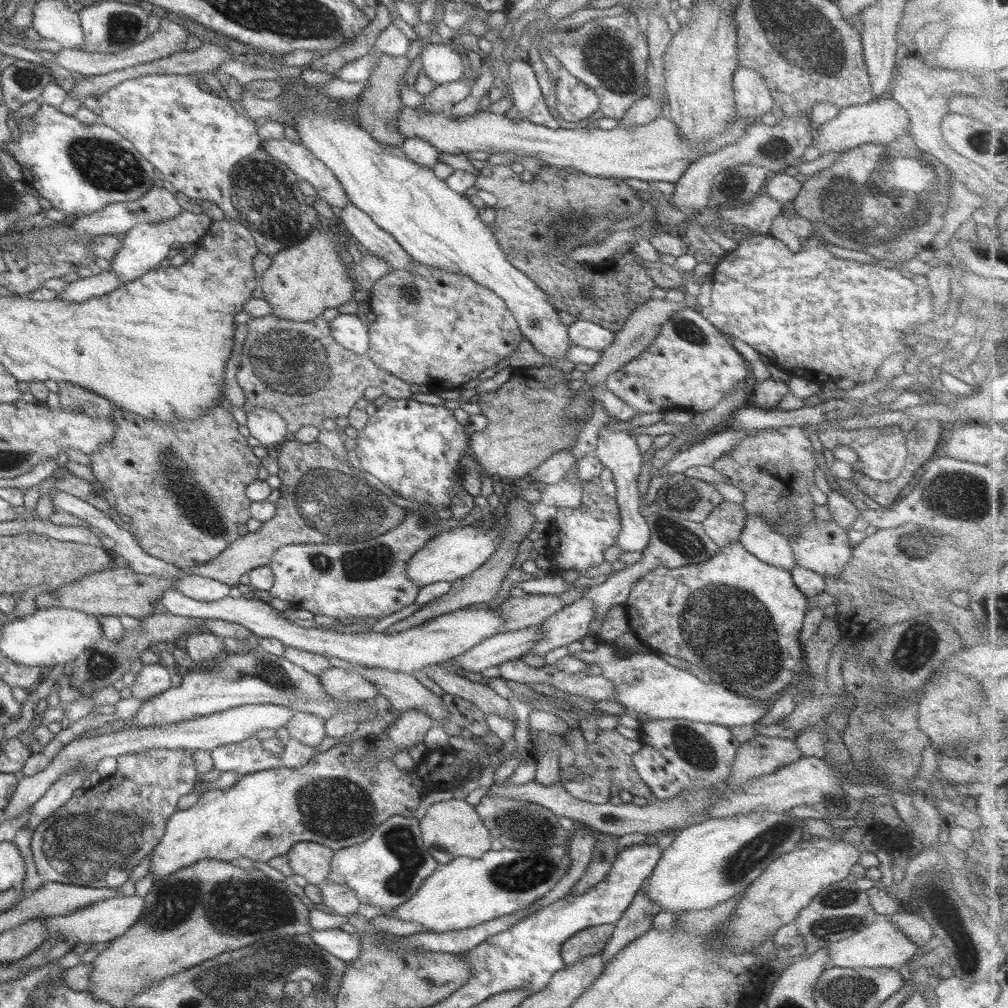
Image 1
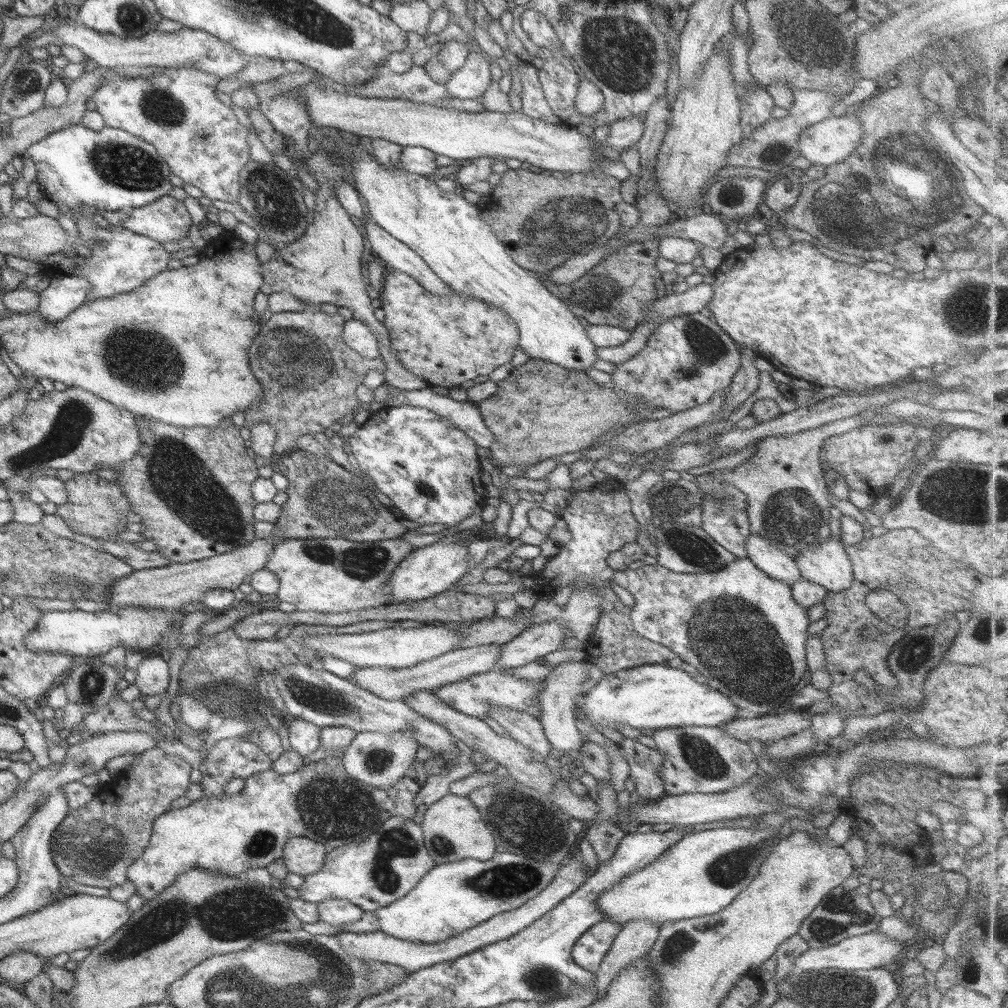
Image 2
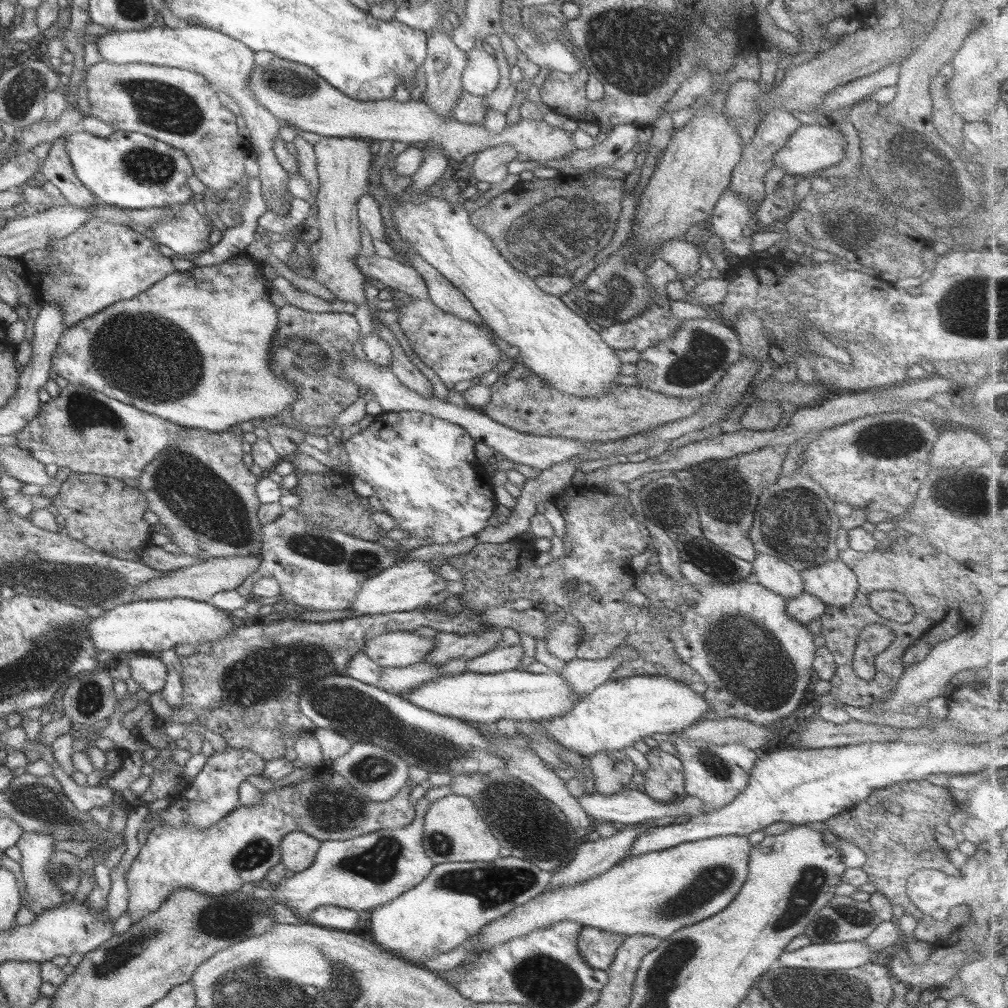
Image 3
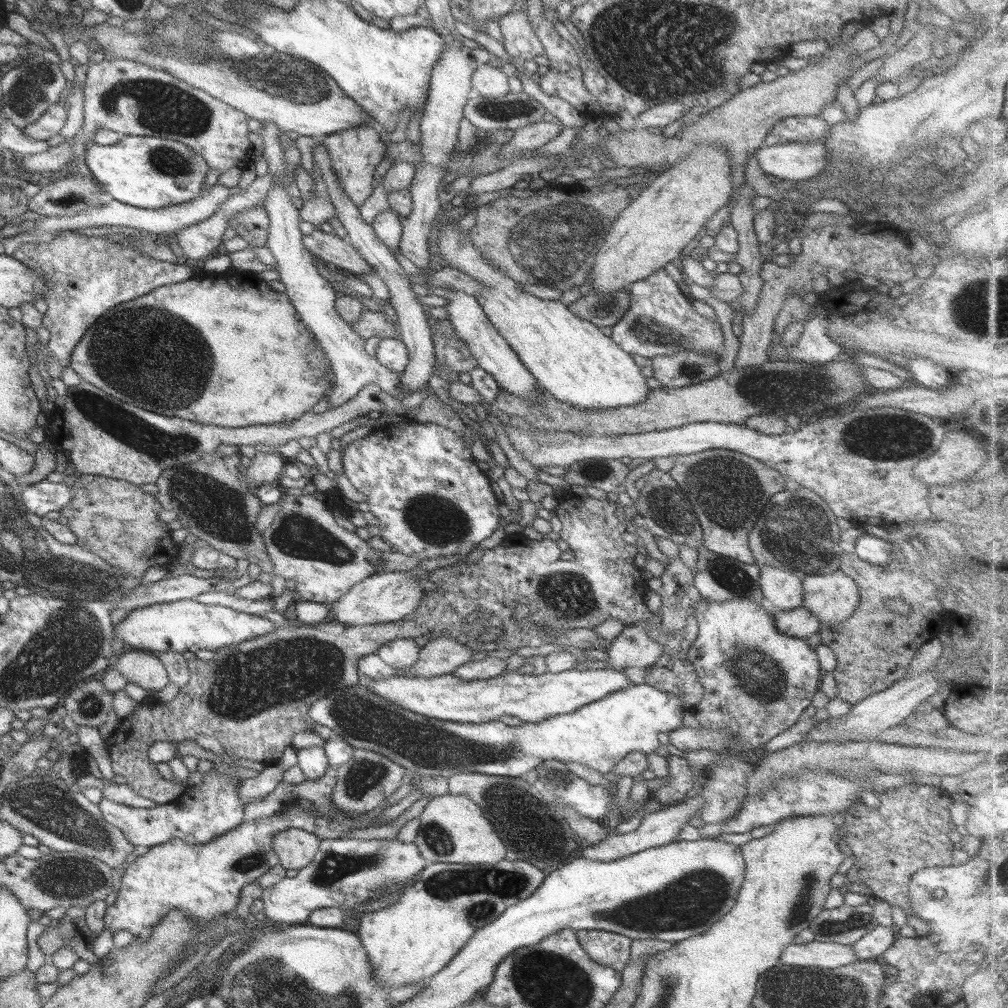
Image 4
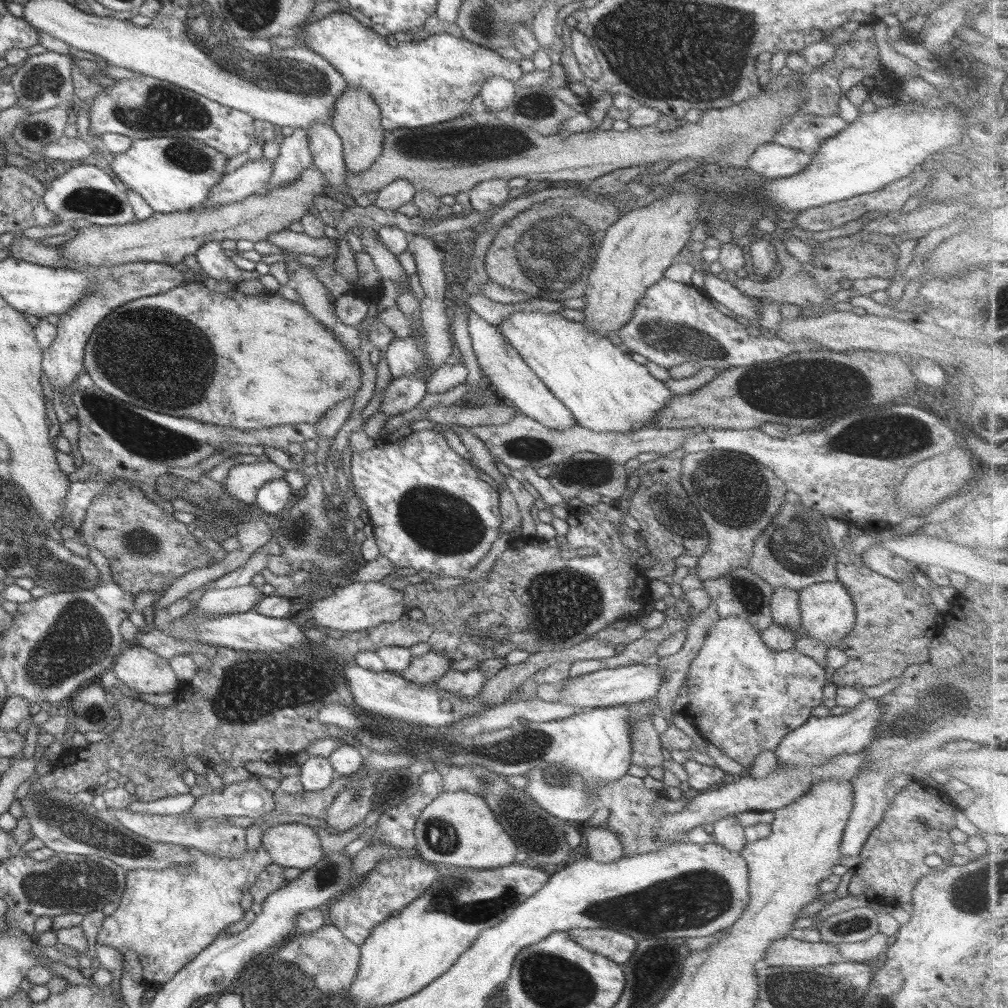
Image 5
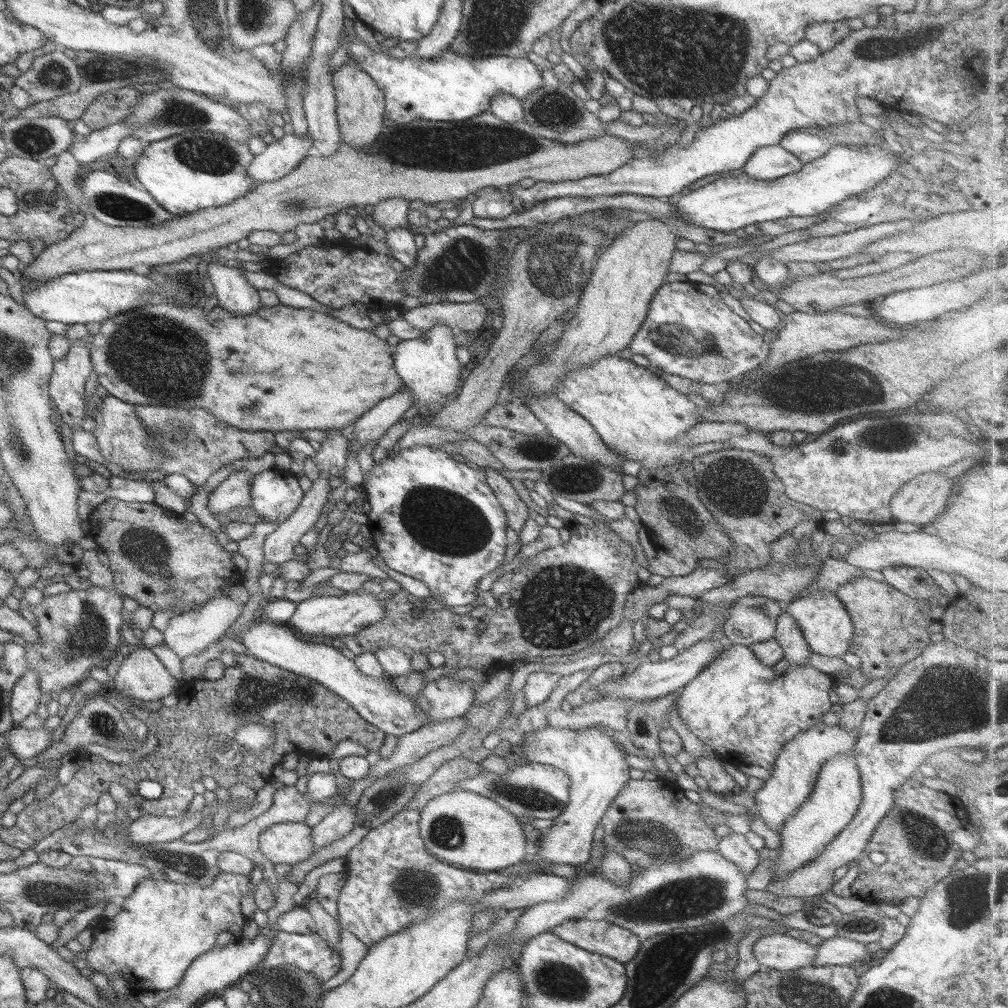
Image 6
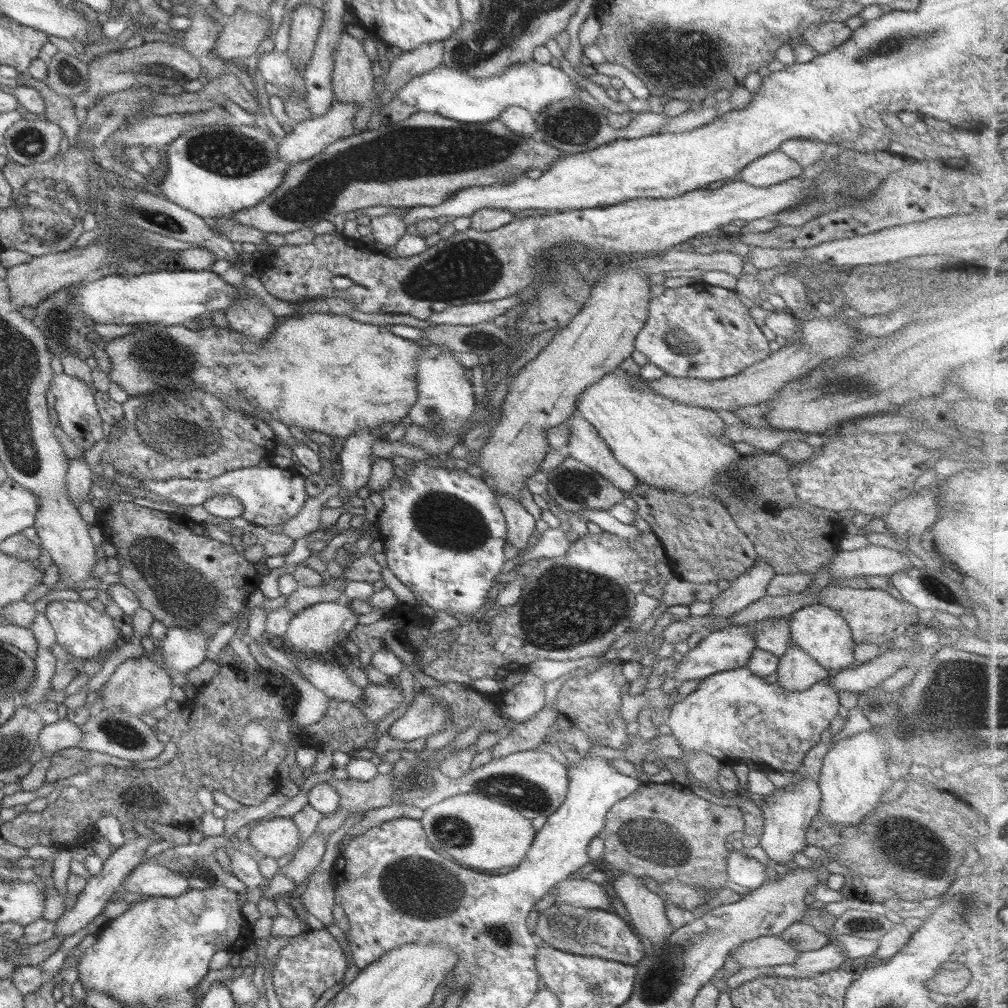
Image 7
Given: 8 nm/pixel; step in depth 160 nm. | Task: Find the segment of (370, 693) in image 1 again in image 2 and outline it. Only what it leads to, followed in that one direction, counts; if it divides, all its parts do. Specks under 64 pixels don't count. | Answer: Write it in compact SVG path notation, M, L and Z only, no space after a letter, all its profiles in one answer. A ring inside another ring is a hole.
M486 644L485 646L472 646L471 648L455 648L452 651L440 654L431 660L419 662L407 668L357 668L347 680L383 700L401 701L417 690L432 691L440 686L454 683L468 676L487 672L497 660L500 646Z

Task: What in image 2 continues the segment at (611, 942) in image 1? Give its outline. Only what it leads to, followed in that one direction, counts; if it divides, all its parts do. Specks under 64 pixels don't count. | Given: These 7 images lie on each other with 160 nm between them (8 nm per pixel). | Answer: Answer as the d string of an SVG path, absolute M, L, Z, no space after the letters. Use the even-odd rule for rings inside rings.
M630 920L615 935L609 951L594 973L596 996L603 998L610 982L637 959L645 957L658 937L659 926L646 920Z

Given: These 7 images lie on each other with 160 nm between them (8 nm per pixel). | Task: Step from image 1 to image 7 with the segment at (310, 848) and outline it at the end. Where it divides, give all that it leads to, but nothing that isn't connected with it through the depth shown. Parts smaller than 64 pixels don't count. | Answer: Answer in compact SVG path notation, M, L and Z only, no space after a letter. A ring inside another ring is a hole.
M275 817L251 828L247 840L262 857L283 861L299 847L300 834L291 819Z

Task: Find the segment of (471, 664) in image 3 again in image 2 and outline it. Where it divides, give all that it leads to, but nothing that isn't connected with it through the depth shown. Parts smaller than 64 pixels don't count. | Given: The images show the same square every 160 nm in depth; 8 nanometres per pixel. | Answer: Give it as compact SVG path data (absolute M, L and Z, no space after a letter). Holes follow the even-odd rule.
M559 621L532 625L521 631L515 638L500 645L497 660L493 663L493 671L519 668L536 658L541 658L553 650L560 648L565 627Z

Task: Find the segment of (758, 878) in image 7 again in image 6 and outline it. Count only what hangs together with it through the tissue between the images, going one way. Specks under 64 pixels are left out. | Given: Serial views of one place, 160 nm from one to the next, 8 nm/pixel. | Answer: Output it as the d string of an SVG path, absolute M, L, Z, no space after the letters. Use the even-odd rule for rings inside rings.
M730 832L728 836L717 838L716 852L735 865L745 878L758 865L758 852L749 846L743 835L735 832Z

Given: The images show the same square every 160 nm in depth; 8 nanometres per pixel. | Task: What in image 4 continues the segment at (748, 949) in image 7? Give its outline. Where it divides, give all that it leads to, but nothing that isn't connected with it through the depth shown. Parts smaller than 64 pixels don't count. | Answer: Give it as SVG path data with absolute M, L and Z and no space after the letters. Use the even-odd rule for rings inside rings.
M812 940L805 944L789 943L783 948L778 961L783 965L833 970L851 964L856 959L851 945Z

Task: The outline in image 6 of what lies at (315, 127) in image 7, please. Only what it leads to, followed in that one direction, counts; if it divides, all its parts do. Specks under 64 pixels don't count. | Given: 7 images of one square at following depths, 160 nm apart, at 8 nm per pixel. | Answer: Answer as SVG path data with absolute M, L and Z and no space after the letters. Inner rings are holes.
M284 134L279 140L269 143L261 153L254 155L247 167L252 188L256 184L285 176L301 162L302 158L306 157L311 145L309 136L299 138L293 134Z

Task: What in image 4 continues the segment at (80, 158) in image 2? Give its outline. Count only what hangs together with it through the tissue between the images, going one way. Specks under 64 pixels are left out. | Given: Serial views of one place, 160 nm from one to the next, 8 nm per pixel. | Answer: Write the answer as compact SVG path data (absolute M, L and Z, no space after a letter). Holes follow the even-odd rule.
M123 136L123 139L119 142L107 146L85 144L83 155L93 180L99 184L103 192L110 194L113 200L117 202L129 204L129 206L135 206L135 208L144 208L145 210L155 210L156 208L181 204L195 198L201 193L205 176L207 176L209 170L208 164L185 144L153 136Z

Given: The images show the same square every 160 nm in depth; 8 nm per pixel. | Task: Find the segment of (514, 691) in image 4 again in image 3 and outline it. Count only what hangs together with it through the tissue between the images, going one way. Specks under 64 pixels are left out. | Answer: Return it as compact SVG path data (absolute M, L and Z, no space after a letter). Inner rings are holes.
M523 669L506 670L495 674L463 672L438 676L406 693L400 694L417 708L464 722L487 724L497 720L546 722L563 716L579 699L578 694L555 672L529 673Z

